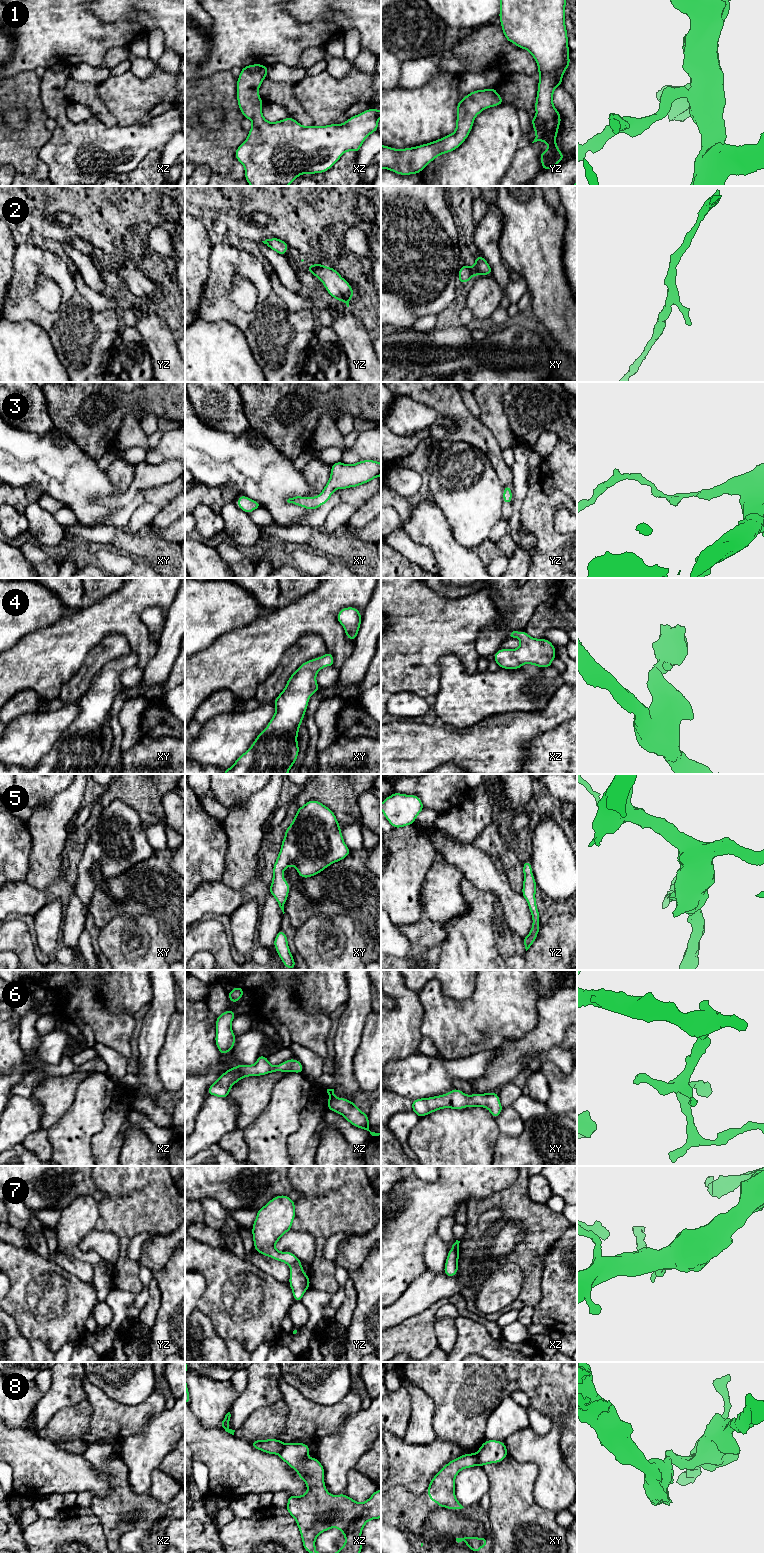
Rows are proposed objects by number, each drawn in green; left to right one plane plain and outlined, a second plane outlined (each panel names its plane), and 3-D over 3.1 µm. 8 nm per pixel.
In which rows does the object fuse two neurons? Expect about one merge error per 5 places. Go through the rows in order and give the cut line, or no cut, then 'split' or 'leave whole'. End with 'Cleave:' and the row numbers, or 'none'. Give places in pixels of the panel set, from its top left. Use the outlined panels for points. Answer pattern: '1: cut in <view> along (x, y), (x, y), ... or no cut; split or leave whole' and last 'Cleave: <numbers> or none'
1: no cut; leave whole
2: no cut; leave whole
3: no cut; leave whole
4: no cut; leave whole
5: no cut; leave whole
6: no cut; leave whole
7: no cut; leave whole
8: cut in xy along (475, 1454), (478, 1465); split
Cleave: 8

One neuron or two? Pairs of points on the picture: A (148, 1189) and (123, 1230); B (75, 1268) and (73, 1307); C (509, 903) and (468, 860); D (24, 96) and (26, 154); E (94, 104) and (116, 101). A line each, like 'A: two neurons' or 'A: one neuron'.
A: one neuron
B: two neurons
C: one neuron
D: one neuron
E: two neurons

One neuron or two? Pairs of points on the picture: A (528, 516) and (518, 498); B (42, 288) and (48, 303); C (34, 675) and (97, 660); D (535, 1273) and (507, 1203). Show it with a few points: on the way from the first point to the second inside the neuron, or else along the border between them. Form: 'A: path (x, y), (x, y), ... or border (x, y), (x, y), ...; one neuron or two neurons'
A: border (528, 487), (518, 523); two neurons
B: path (46, 292), (48, 299); one neuron
C: border (97, 644), (89, 652), (83, 666), (78, 671); two neurons
D: path (533, 1255), (533, 1227), (525, 1219); one neuron

